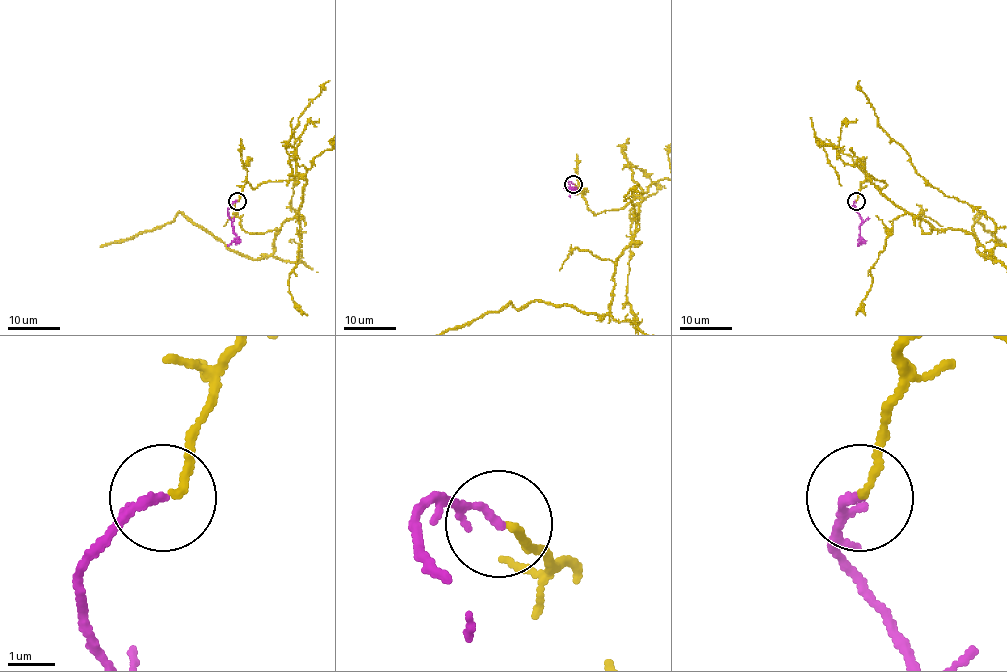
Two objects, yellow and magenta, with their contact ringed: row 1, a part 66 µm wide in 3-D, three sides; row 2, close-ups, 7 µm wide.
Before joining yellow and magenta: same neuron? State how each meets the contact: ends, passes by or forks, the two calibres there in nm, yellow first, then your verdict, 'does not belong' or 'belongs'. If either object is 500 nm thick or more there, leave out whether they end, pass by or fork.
yellow ends there; magenta passes by; 150 nm thick on the yellow side, 110 nm on the other; belongs

